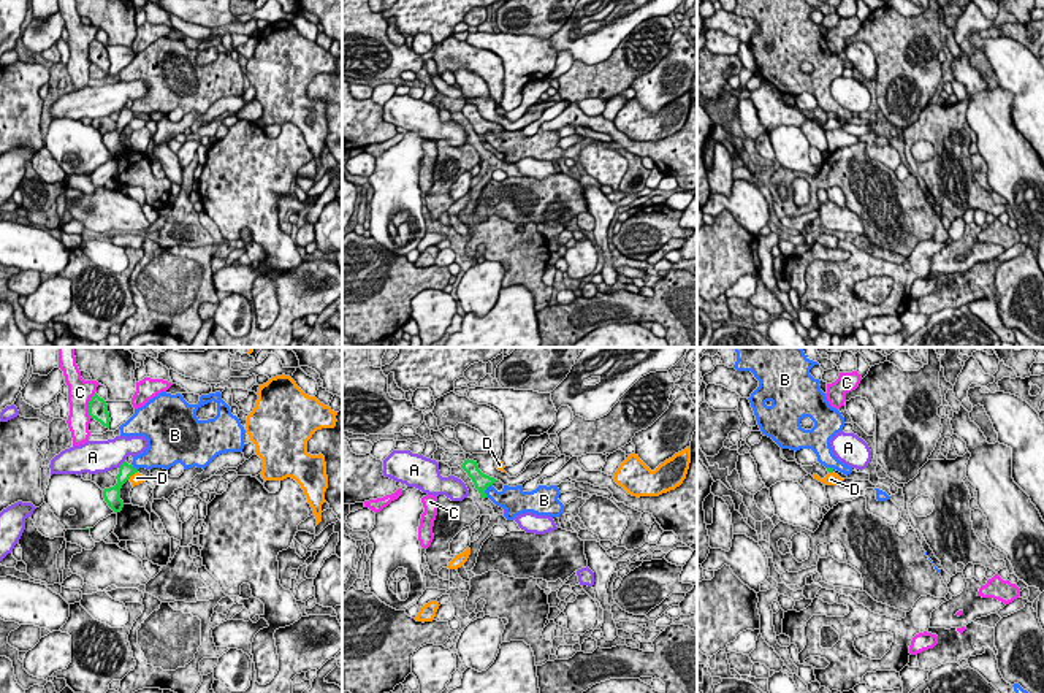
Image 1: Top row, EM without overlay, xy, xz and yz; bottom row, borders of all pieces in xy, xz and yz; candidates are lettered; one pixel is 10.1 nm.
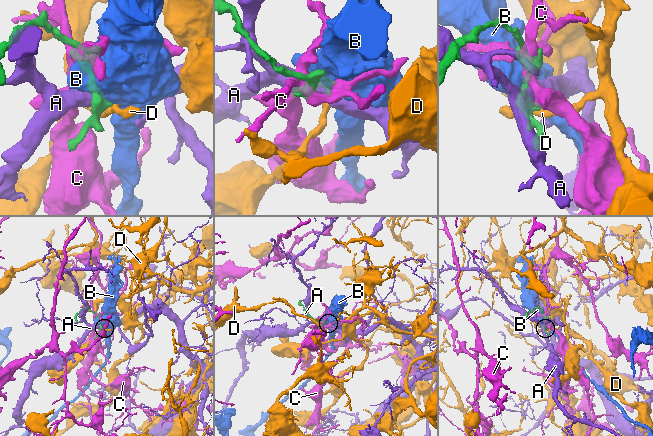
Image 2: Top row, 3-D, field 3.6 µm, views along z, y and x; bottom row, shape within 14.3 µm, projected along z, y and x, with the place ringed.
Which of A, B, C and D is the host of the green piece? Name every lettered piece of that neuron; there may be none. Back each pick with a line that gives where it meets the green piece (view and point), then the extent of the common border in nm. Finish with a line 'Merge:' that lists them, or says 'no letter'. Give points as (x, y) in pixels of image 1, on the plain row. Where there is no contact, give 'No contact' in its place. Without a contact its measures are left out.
Merge: no letter

